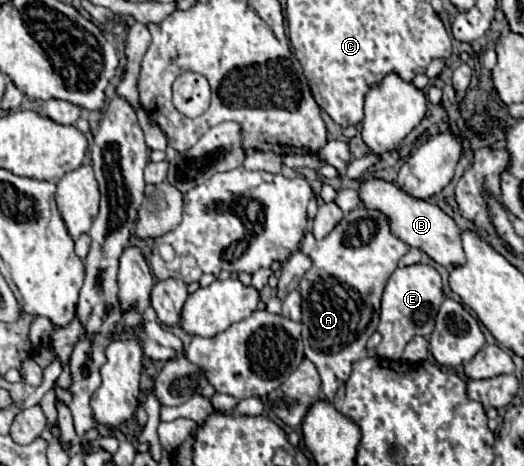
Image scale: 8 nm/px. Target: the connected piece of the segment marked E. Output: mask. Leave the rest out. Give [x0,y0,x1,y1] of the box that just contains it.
[375,264,445,360]

